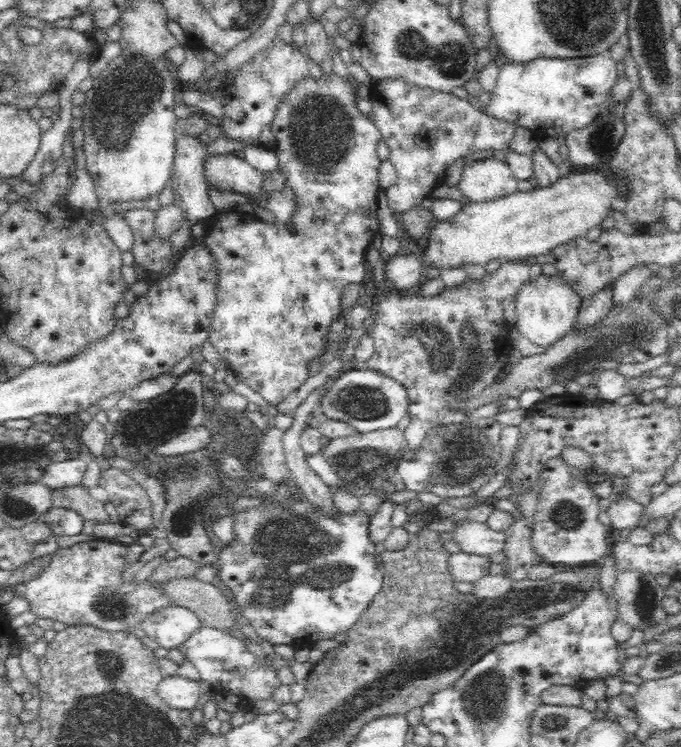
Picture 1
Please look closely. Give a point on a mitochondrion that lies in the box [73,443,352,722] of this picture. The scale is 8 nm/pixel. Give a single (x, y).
(114, 603)

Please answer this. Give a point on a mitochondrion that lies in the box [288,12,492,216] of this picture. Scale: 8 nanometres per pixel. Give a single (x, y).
(417, 117)

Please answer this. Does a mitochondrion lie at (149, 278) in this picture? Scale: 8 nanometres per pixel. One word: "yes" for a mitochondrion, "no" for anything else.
no

